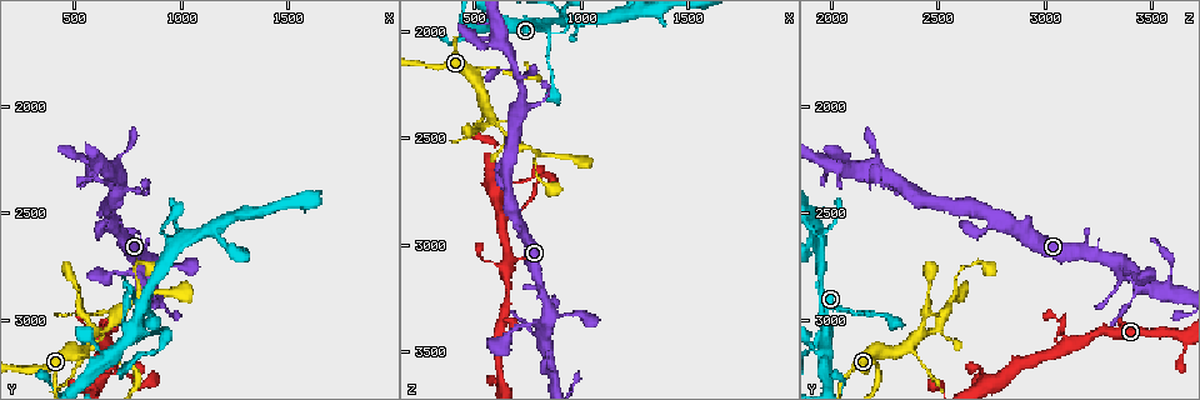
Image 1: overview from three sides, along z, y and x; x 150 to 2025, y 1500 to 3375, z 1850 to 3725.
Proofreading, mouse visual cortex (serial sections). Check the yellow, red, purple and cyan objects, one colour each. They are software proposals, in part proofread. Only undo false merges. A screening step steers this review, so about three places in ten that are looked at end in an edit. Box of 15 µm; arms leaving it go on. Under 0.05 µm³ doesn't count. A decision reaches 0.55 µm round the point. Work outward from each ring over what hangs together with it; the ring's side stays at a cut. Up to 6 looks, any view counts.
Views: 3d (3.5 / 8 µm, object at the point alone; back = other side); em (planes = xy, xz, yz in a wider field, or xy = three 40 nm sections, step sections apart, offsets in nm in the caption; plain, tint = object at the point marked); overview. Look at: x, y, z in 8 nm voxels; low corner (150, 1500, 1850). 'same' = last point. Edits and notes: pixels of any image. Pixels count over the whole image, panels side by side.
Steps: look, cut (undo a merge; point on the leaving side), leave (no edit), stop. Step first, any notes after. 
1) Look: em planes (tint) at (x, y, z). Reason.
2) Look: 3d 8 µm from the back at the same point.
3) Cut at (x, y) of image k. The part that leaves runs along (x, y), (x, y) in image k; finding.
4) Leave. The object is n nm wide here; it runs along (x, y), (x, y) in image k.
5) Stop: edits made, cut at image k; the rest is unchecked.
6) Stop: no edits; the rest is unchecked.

Look: 3d 3.5 µm at (580, 3180, 2180).

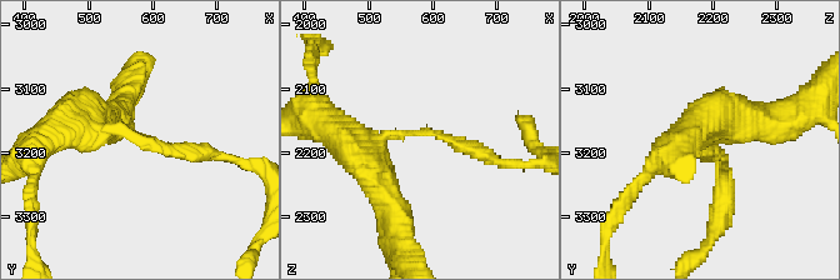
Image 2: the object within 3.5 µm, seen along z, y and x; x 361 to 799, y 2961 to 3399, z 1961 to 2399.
Look: em xy step 3 (tint) at (570, 3170, 2170).

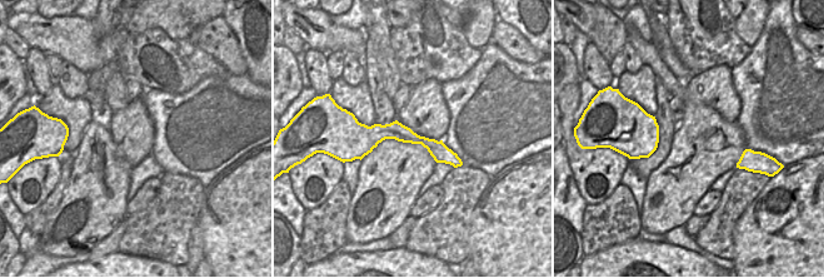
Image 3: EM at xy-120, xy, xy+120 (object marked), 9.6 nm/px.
Cut at (464, 148) of image 2. The object is 170 nm wide here; the part that leaves runs along (426, 131), (500, 164), (530, 164) in image 2; two cells meet here.

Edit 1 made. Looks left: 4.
Look: overview. Redraw.

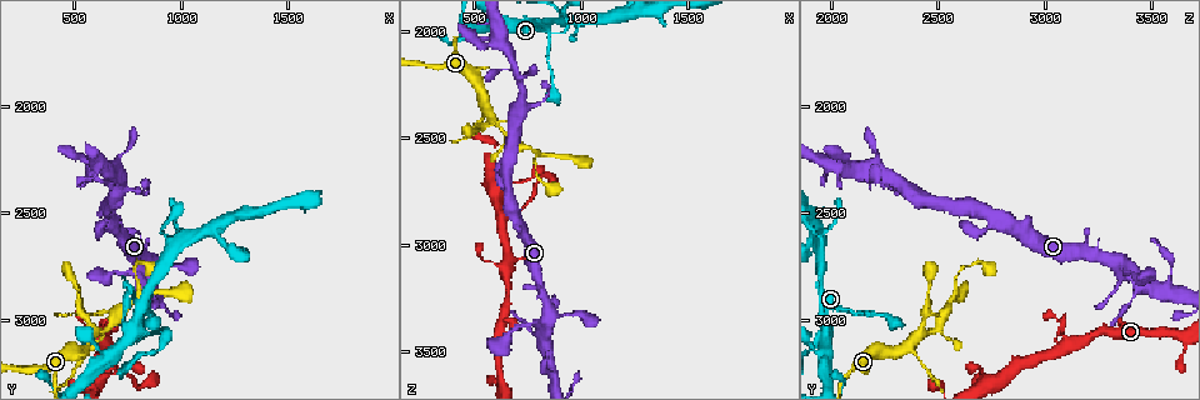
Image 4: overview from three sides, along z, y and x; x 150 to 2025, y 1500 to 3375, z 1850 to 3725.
Look: 3d 3.5 µm at (760, 3090, 1970). Thin arm on a thick one.

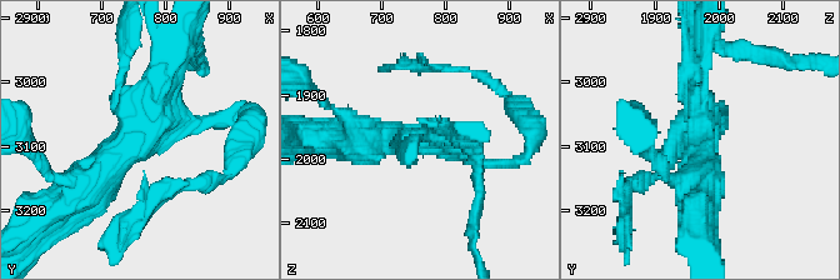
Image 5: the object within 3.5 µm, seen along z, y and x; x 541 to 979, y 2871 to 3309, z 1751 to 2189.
Look: em xy step 5 (tint) at (750, 3080, 1970).

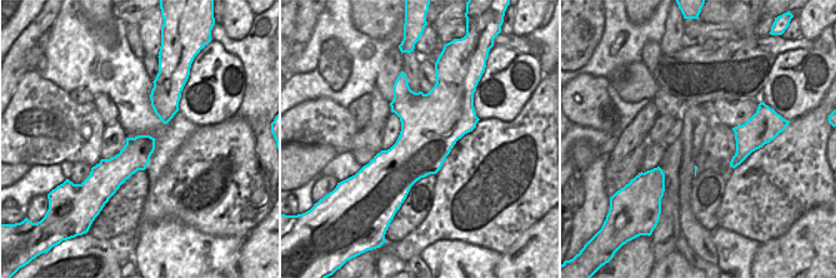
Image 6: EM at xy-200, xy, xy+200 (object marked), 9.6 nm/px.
Leave. 4 arms meet here; the arms are 100, 200, 350, 500 nm wide; it runs along (124, 53), (131, 141), (74, 195) in image 5; continuous, no second cell.

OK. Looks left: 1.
Stop: edits made, cut at image 2; the rest is unchecked.

